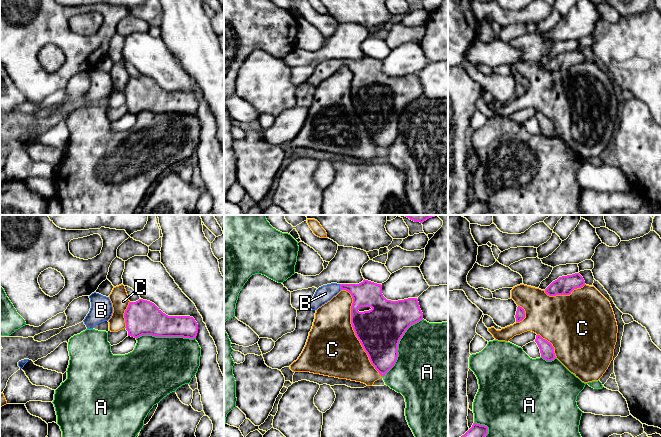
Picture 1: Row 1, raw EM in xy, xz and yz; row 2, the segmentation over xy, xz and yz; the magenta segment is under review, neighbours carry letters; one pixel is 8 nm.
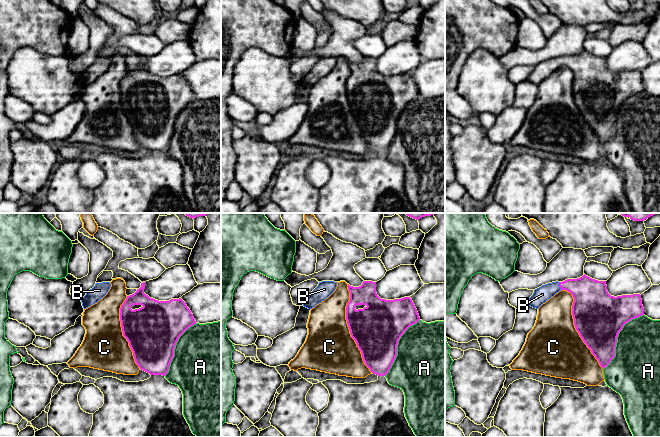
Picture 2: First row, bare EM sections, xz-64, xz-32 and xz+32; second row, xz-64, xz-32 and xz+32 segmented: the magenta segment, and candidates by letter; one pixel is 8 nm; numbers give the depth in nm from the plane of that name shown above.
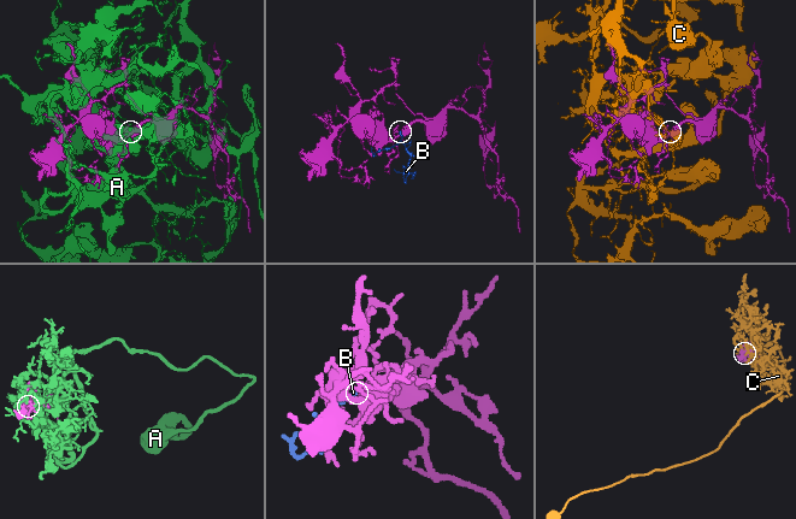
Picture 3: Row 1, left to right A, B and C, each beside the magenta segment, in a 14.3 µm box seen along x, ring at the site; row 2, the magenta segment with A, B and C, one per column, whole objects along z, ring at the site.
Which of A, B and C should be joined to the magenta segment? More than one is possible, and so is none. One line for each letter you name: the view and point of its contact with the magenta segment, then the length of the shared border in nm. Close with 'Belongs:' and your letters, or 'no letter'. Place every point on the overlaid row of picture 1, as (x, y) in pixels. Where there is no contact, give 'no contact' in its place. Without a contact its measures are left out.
B: contact xz (340, 287); length 50 nm
Belongs: B

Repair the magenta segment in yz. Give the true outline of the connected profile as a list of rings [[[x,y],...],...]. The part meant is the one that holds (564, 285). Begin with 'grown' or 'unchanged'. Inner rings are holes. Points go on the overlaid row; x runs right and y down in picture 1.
unchanged | [[[575,273],[559,277],[545,289],[545,293],[549,296],[570,295],[574,289],[581,288],[584,285],[583,277],[579,273]]]

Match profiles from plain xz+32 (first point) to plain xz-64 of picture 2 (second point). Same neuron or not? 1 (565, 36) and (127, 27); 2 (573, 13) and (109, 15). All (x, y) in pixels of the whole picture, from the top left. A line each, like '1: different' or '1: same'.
1: same
2: different

